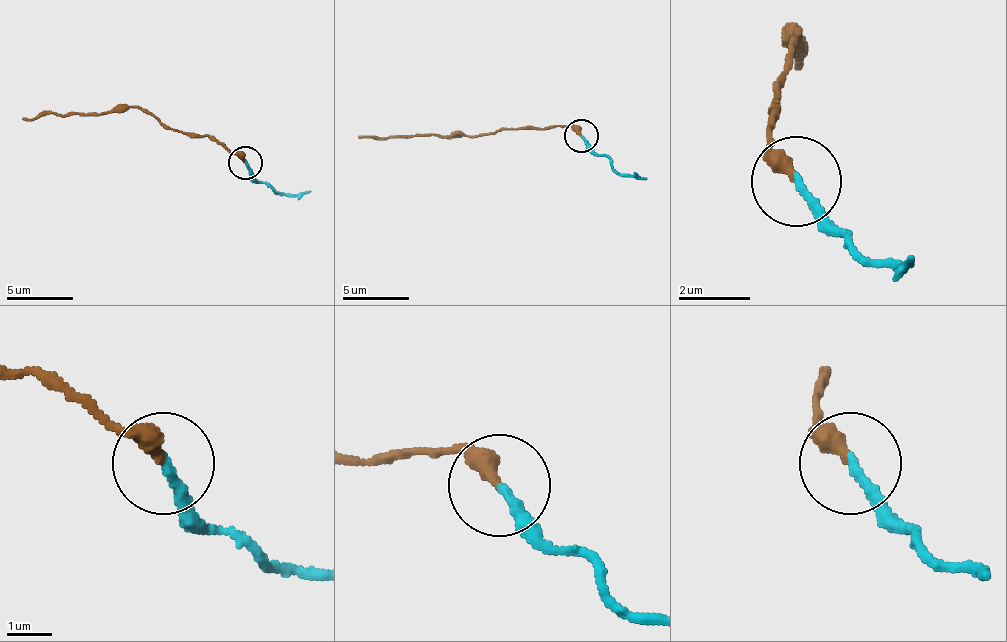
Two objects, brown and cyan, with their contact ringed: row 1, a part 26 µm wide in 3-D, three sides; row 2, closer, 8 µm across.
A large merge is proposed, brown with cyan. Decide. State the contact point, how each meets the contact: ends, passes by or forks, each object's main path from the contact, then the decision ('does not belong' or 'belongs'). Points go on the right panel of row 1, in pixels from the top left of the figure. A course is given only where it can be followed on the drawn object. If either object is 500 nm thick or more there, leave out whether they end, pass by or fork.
(796, 181) | brown ends | cyan ends | brown via (794, 183), (767, 156), (767, 129), (794, 30), (803, 48), (803, 66), (794, 57) | cyan via (794, 183), (884, 264), (911, 255) | belongs

